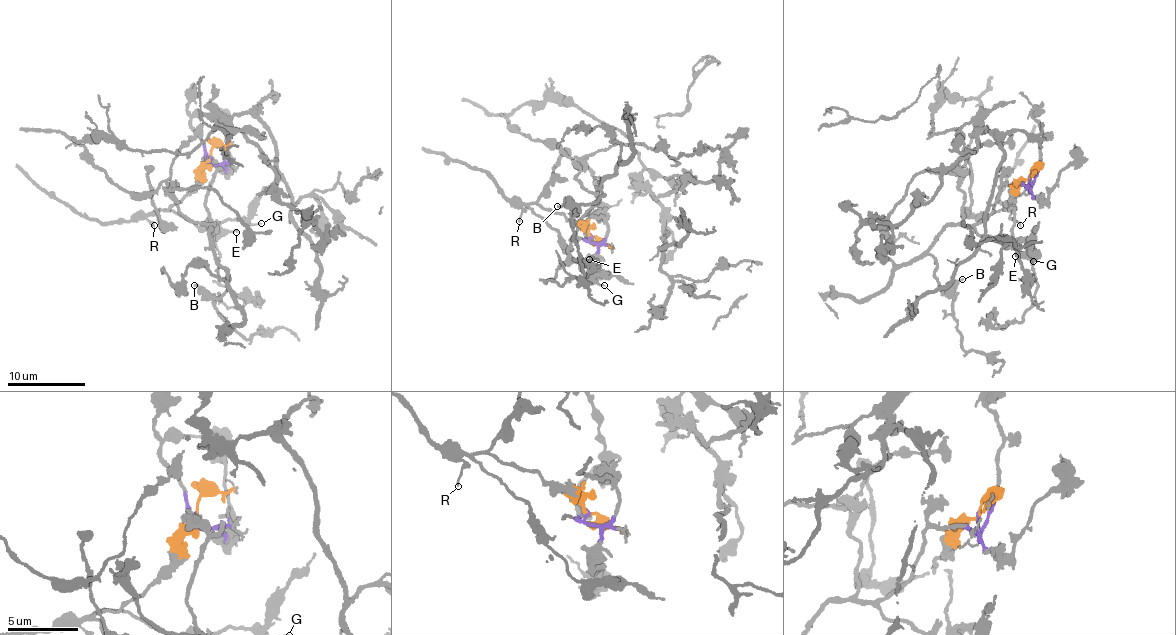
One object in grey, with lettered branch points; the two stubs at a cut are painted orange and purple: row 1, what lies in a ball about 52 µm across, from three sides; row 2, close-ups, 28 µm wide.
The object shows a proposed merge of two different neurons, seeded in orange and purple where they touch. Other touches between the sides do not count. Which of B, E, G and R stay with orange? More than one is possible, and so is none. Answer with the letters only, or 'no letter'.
G, R

